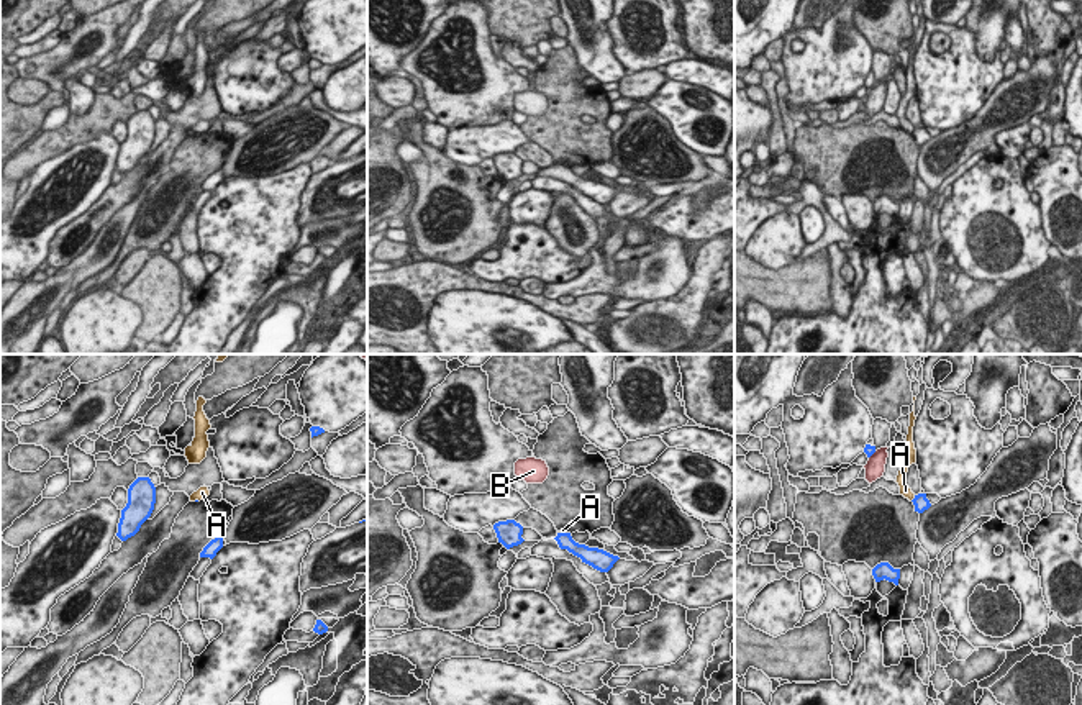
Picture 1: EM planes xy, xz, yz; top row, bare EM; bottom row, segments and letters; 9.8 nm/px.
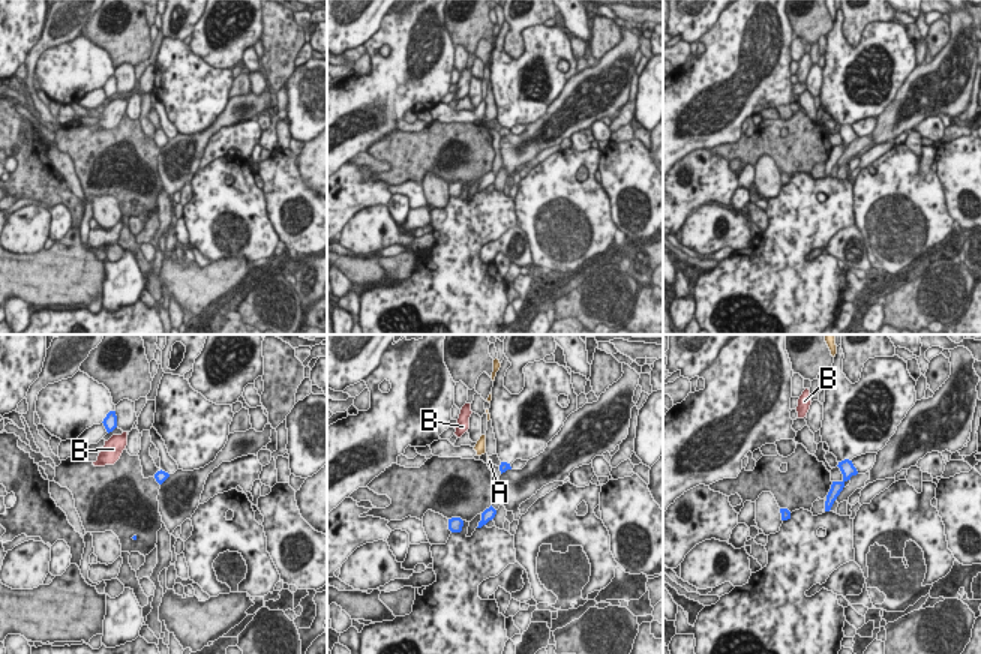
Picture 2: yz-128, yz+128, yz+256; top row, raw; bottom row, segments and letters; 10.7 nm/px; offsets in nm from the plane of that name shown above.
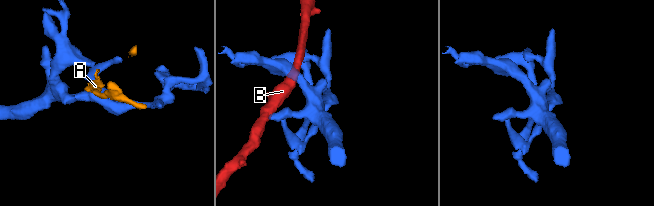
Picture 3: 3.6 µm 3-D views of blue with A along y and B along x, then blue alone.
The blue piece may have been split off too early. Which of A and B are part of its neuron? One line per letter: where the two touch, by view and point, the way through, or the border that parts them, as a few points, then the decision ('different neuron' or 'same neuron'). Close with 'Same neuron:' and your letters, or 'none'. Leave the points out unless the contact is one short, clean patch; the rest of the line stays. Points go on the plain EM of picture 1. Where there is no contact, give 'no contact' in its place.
A: contact yz (913, 131); border yz (915, 128), (910, 133); different neuron
B: contact yz (872, 86); border yz (876, 84), (869, 90); different neuron
Same neuron: none

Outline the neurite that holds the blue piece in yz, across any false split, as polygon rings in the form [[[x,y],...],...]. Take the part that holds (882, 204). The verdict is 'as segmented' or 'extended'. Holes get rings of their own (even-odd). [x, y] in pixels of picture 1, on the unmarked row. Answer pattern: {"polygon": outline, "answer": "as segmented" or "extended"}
{"polygon": [[[880,195],[872,202],[875,215],[889,213],[898,218],[900,202],[893,202],[889,195]]], "answer": "as segmented"}

